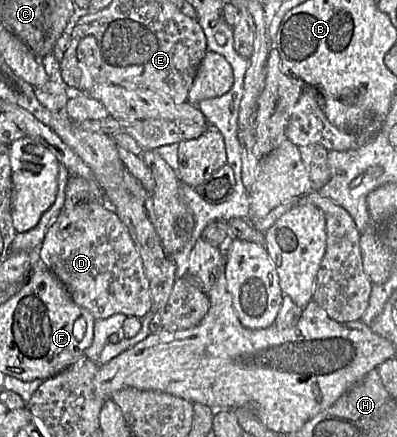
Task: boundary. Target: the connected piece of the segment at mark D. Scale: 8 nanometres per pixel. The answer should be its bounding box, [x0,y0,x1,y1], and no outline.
[39,203,151,319]

